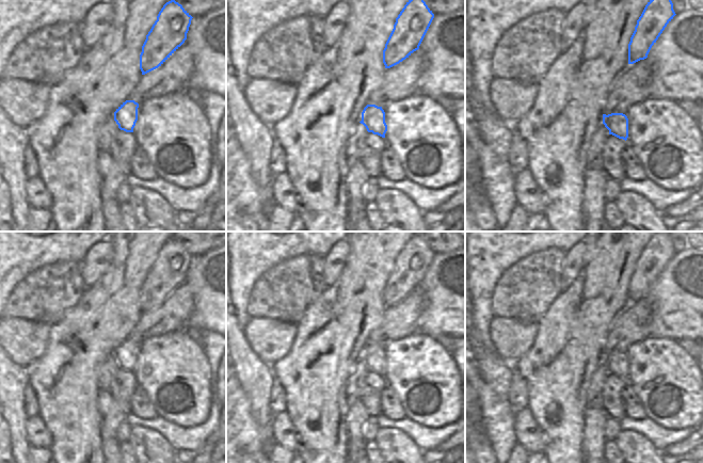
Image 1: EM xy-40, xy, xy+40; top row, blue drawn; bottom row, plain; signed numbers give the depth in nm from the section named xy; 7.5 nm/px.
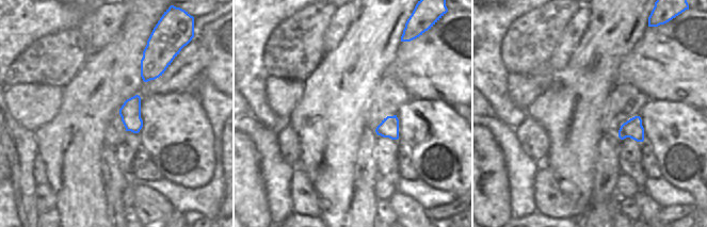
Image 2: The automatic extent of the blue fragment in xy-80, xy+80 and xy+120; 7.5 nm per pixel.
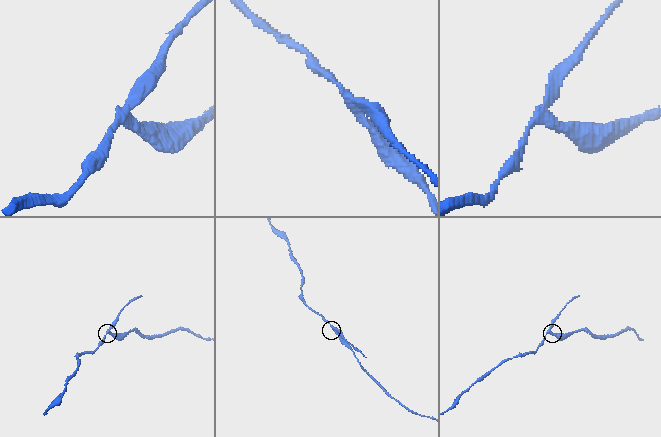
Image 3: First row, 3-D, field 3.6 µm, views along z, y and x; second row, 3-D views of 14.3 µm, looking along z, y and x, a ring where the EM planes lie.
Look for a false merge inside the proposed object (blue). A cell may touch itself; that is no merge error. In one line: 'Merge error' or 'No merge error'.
Merge error.

